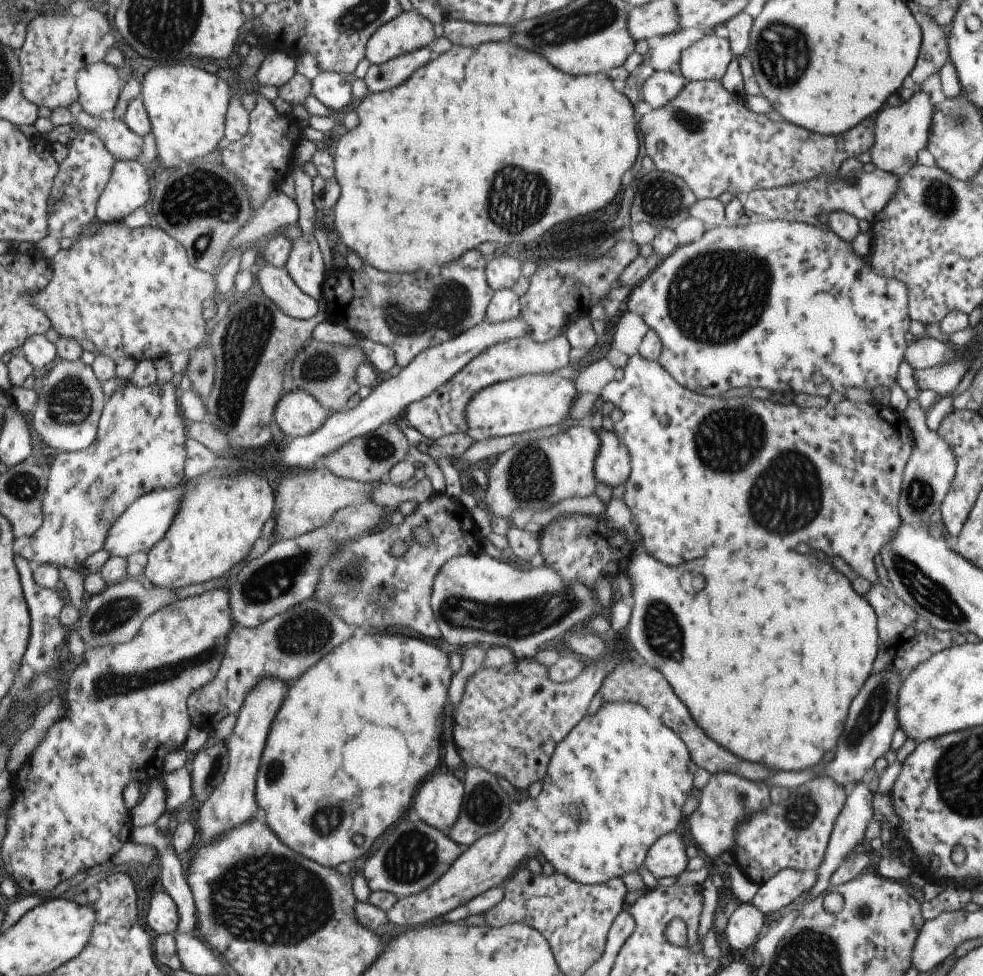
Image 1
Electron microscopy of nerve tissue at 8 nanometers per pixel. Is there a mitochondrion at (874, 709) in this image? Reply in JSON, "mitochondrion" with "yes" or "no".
{"mitochondrion":"yes"}

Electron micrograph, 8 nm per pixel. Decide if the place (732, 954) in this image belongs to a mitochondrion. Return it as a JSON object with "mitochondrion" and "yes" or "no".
{"mitochondrion":"no"}

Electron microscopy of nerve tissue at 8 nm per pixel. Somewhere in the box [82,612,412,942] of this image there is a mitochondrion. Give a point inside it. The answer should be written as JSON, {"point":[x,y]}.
{"point":[115,684]}

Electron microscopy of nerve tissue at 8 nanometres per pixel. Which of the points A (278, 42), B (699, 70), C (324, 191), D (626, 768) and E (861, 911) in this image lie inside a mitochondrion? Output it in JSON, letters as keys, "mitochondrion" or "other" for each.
{"A":"other","B":"other","C":"mitochondrion","D":"mitochondrion","E":"mitochondrion"}

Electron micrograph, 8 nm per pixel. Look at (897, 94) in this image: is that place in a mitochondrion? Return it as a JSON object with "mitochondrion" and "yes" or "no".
{"mitochondrion":"no"}

